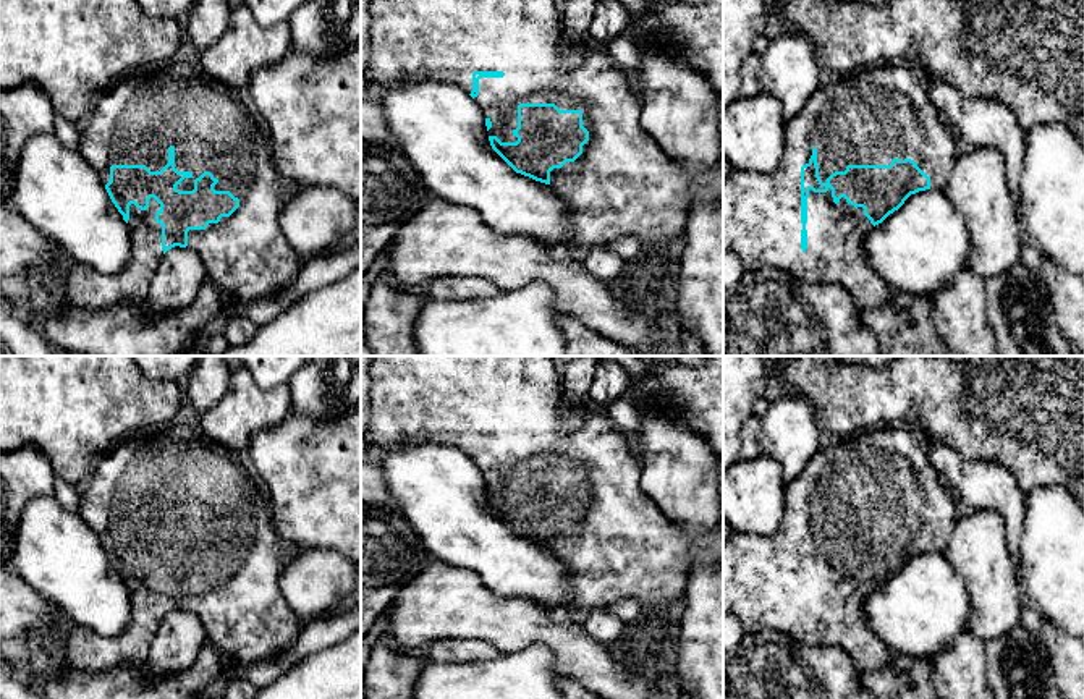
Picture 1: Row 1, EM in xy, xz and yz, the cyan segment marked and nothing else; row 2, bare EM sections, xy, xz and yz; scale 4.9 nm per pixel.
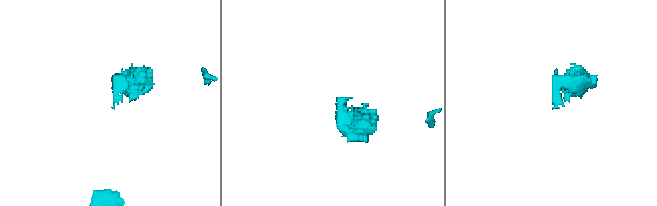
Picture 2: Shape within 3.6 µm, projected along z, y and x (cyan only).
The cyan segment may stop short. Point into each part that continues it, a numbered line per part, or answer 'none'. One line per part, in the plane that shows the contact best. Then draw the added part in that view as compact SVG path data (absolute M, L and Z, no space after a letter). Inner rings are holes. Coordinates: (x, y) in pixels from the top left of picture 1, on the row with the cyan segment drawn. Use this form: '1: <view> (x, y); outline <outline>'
1: yz (871, 117); outline M903 63L885 65L843 76L830 86L819 87L799 113L786 123L783 146L780 165L772 173L733 170L723 181L723 251L736 252L746 270L773 265L804 283L840 285L853 296L859 311L888 304L895 291L869 267L862 249L864 236L874 228L864 215L864 209L856 209L845 197L835 204L830 188L827 193L809 189L807 223L802 225L801 167L809 163L814 147L822 183L827 183L832 173L845 172L848 165L890 165L893 159L911 159L930 178L930 189L945 191L946 178L958 157L956 141L919 83L917 71Z

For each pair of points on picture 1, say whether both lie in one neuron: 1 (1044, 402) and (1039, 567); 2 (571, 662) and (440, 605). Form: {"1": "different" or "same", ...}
{"1": "different", "2": "same"}

